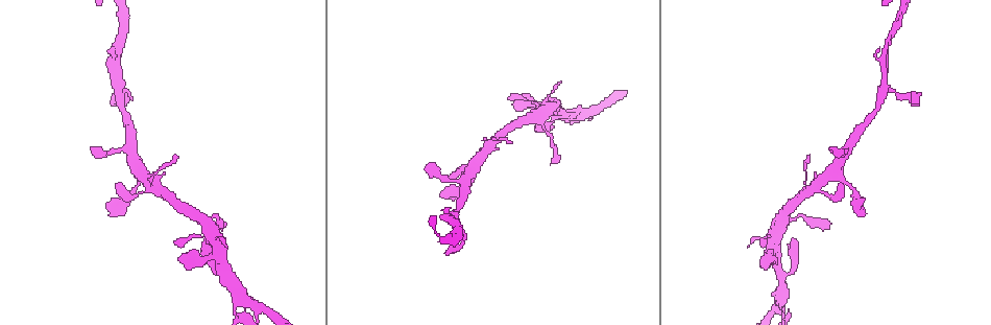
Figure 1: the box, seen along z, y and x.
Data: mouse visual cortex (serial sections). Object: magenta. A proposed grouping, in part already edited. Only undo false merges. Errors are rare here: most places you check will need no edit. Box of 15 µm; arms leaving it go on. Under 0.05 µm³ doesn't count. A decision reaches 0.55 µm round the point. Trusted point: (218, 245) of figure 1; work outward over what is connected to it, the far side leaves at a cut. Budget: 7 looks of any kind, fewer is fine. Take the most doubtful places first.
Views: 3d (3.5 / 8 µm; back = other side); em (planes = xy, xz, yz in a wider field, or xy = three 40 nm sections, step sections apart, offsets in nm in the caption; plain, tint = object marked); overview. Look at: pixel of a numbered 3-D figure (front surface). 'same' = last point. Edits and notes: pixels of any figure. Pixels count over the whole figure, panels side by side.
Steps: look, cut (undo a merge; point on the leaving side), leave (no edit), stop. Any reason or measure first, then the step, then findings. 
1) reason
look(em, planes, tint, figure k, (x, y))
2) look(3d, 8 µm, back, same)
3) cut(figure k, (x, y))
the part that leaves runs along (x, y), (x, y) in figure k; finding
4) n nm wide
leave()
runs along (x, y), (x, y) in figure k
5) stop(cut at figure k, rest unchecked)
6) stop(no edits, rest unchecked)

sudden change in width
look(3d, 3.5 µm, figure 1, (532, 102))

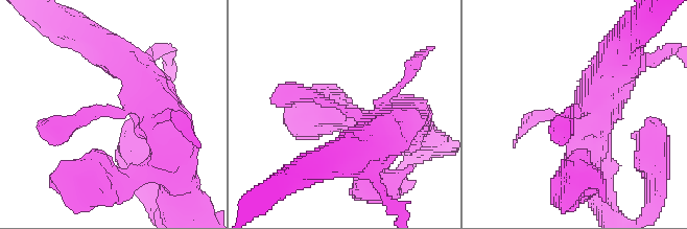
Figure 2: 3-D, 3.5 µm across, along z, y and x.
look(em, xy, step 2, tint, figure 2, (101, 114))

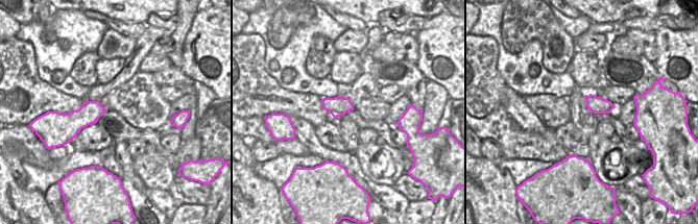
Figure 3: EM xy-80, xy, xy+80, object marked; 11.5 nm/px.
leave()
runs along (395, 128), (314, 95), (276, 100) in figure 2; all the same cell

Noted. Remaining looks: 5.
small branch off a trunk
look(3d, 3.5 µm, figure 1, (590, 117))

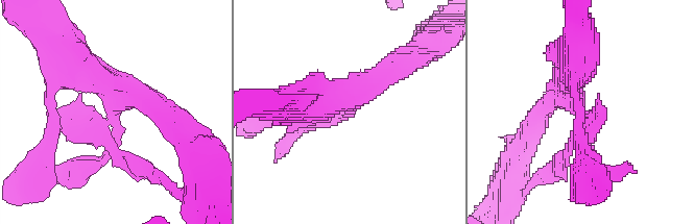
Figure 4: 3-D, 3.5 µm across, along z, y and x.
look(em, xy, step 5, tint, figure 4, (113, 98))

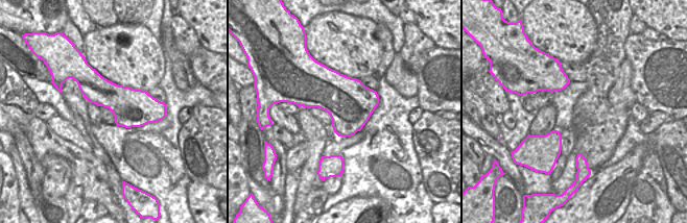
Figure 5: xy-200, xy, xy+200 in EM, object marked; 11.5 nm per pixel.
leave()
runs along (576, 57), (569, 86), (593, 128) in figure 4; all the same cell

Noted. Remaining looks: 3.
small branch off a trunk
look(3d, 3.5 µm, figure 1, (817, 185))

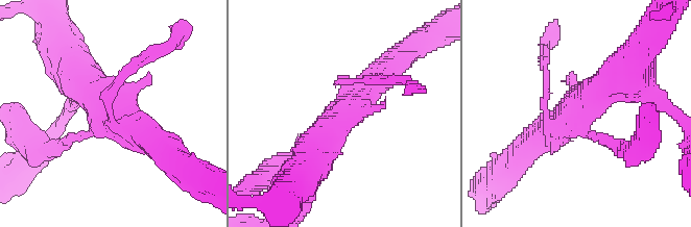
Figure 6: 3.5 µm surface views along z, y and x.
now the EM
look(em, planes, tint, figure 6, (344, 111))

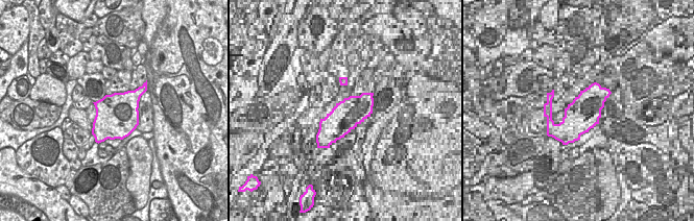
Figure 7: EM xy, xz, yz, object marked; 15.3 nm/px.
leave()
runs along (387, 68), (329, 129), (313, 158) in figure 6; continuous, no second cell

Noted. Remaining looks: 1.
stop(no edits, rest unchecked)

